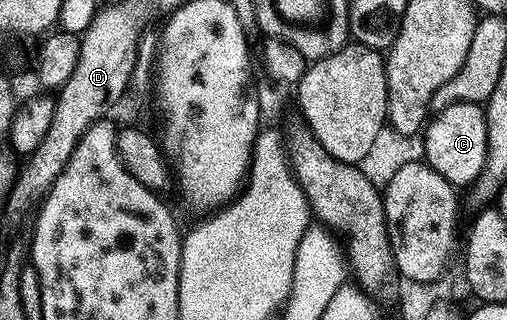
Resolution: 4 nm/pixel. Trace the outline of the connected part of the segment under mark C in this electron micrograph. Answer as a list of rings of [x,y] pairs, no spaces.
[[[459,102],[439,111],[435,117],[427,123],[422,134],[423,157],[434,168],[434,172],[438,172],[438,176],[445,178],[451,186],[471,187],[482,172],[488,156],[488,119],[485,107],[474,102]]]

